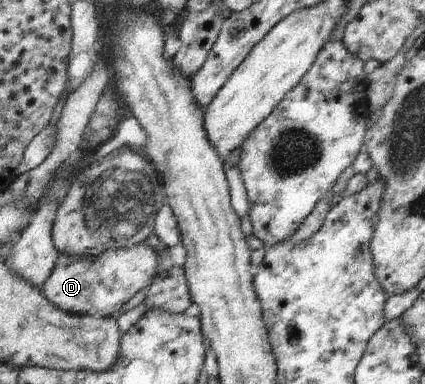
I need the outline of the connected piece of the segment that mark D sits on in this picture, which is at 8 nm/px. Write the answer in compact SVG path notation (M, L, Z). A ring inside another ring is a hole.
M146 243L117 248L100 256L78 258L60 254L52 276L42 288L43 295L60 309L82 316L112 317L144 287L159 276L161 253Z

